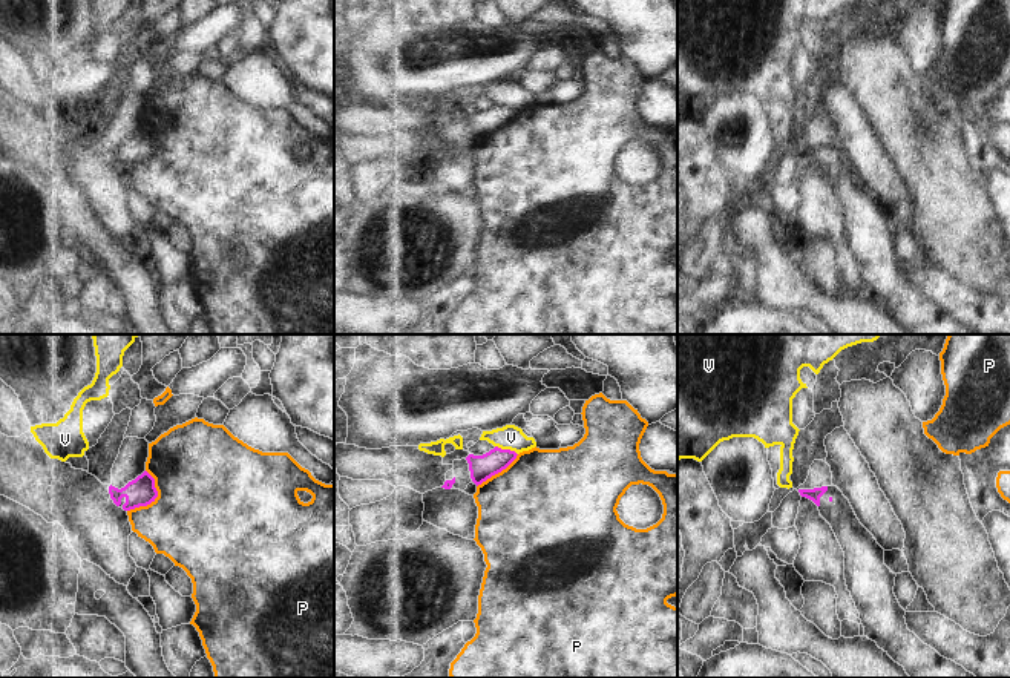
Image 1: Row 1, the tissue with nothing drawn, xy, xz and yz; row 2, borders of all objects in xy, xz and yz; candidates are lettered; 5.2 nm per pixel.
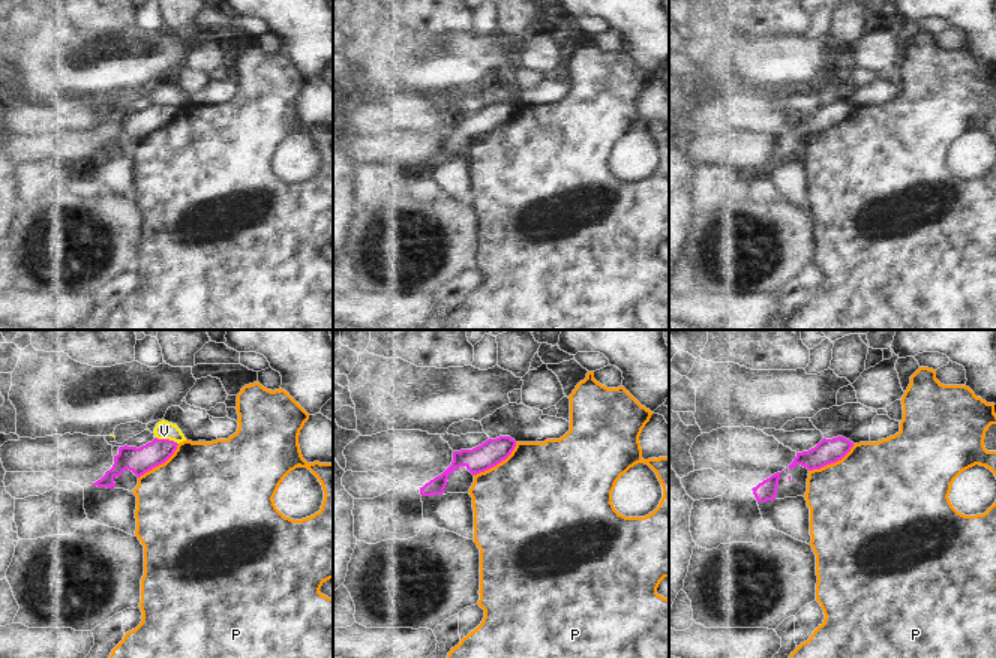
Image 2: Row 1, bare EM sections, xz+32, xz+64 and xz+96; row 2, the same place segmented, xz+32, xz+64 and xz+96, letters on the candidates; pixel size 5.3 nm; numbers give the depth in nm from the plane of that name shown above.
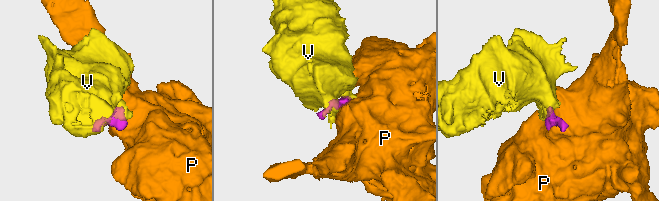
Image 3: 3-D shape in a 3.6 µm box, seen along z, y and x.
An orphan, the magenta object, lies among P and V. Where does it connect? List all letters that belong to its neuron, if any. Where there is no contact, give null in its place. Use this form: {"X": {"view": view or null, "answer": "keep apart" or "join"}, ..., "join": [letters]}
{"P": {"view": "xy", "answer": "keep apart"}, "V": {"view": "xz", "answer": "keep apart"}, "join": []}

